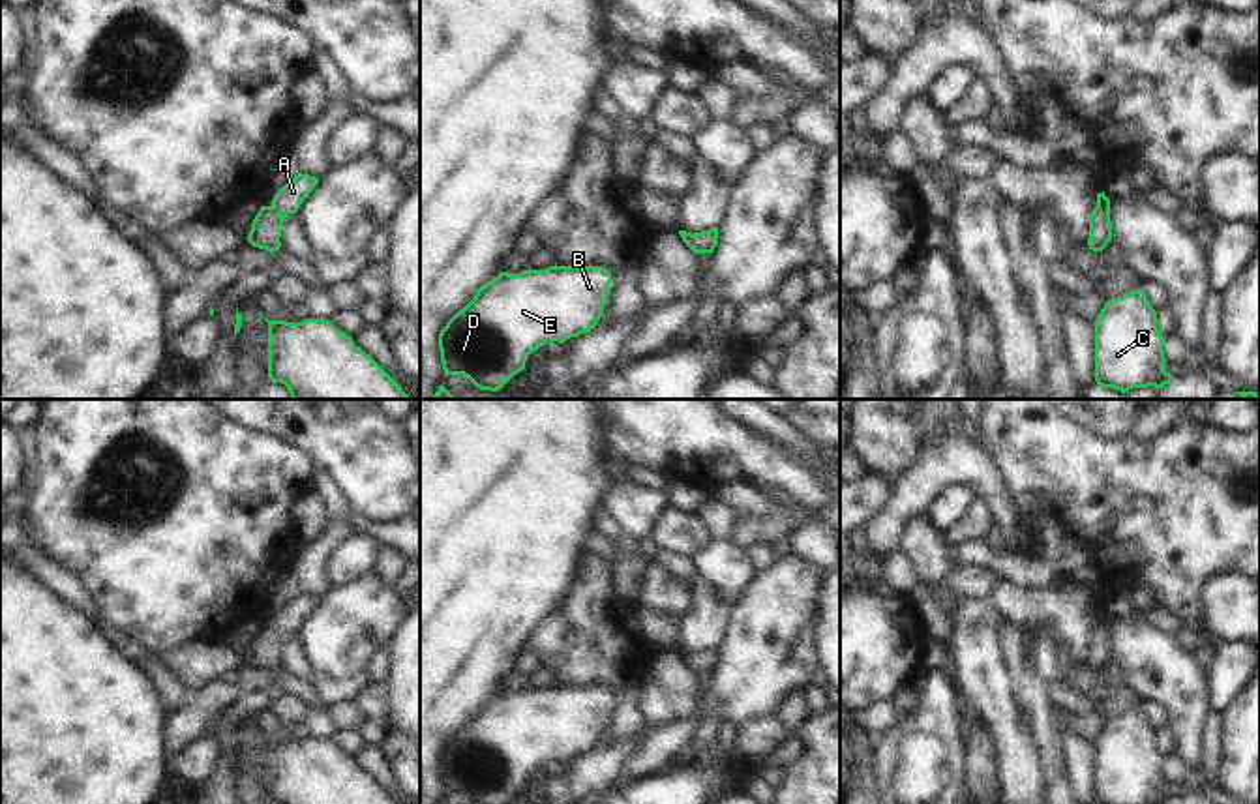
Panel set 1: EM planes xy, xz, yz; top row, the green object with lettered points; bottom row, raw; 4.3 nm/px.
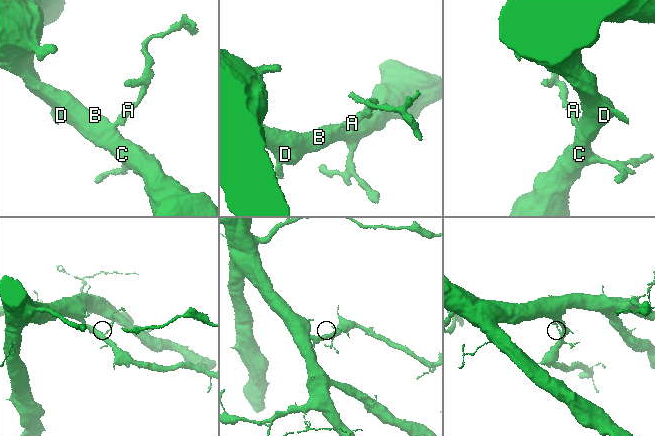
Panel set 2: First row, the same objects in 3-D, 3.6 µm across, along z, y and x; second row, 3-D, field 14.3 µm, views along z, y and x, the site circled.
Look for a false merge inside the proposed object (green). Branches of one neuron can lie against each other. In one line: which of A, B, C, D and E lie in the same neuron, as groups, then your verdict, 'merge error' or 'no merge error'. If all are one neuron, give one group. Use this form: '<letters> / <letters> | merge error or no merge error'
A B C D E | no merge error

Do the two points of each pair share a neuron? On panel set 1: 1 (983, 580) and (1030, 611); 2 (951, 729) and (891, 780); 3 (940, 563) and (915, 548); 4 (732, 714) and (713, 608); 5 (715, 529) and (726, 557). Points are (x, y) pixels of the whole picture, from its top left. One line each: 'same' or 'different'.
1: different
2: same
3: same
4: different
5: different

